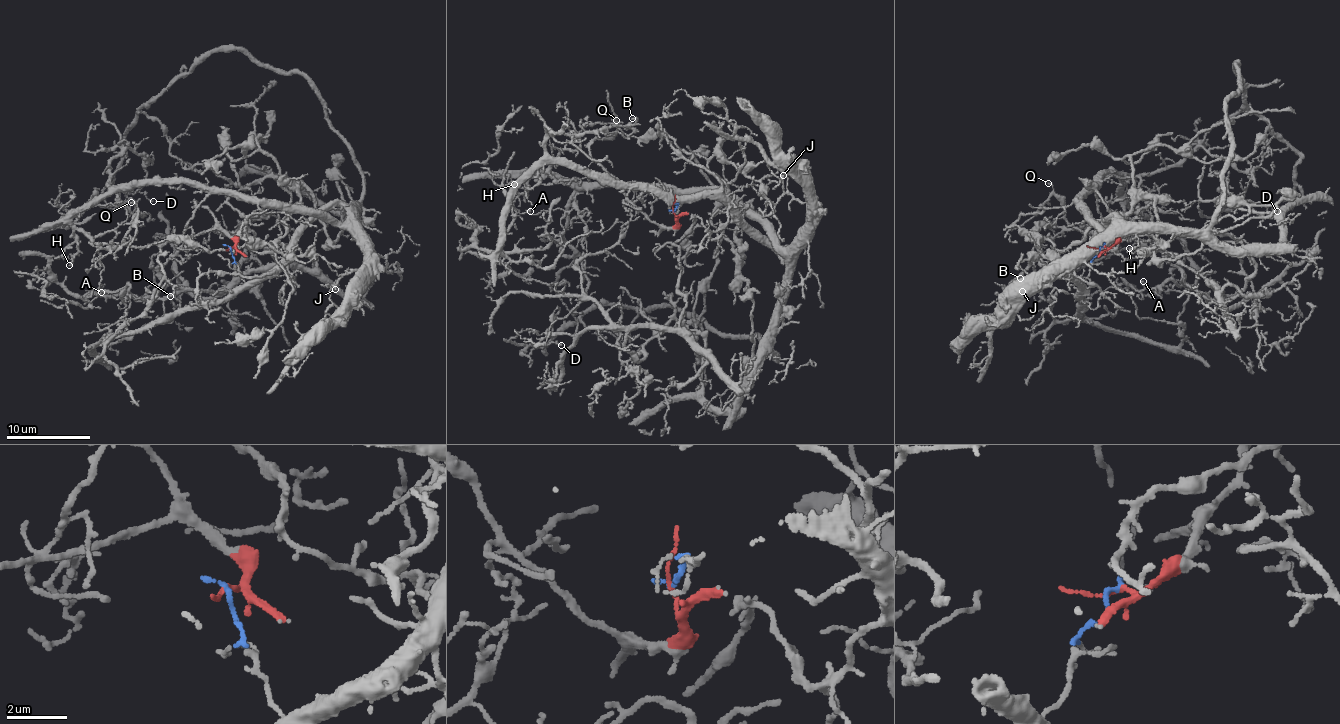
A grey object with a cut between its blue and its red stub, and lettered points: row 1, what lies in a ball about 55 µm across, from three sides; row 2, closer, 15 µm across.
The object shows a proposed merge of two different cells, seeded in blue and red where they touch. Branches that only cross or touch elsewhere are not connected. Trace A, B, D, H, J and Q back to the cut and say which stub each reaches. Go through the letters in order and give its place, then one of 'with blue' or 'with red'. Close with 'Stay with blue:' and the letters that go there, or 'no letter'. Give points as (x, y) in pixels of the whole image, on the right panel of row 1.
A: at (1143, 281); with blue
B: at (1020, 278); with blue
D: at (1277, 211); with blue
H: at (1129, 248); with blue
J: at (1022, 291); with blue
Q: at (1048, 183); with red
Stay with blue: A, B, D, H, J

